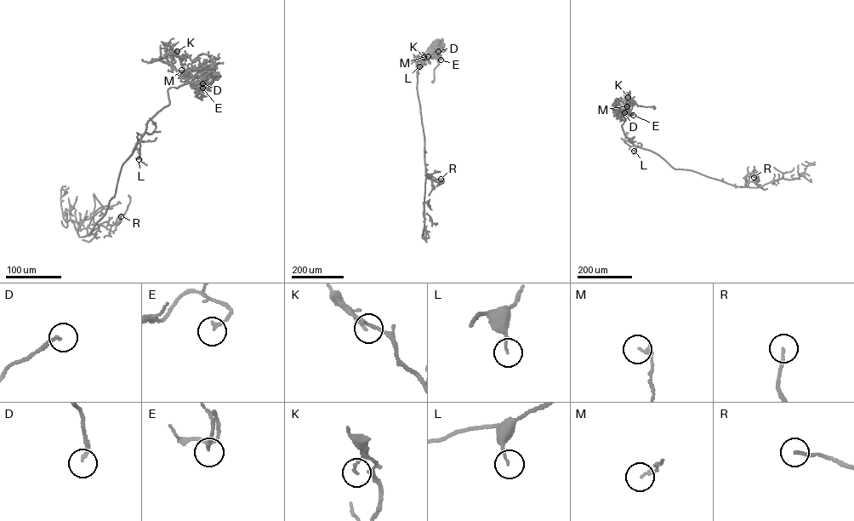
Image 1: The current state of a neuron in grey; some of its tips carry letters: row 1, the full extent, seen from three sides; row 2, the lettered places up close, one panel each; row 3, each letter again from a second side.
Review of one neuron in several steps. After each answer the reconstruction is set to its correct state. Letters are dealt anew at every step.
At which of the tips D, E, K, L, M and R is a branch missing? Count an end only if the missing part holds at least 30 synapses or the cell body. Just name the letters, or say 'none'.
none

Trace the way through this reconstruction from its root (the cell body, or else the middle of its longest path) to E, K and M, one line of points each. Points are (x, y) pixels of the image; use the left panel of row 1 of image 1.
E: (180, 74), (181, 71), (199, 70), (205, 60), (201, 74), (187, 82), (202, 88)
K: (180, 74), (199, 70), (206, 60), (201, 74), (187, 83), (171, 62), (177, 51)
M: (180, 74), (181, 71), (199, 70), (206, 60), (201, 74), (189, 83), (182, 77), (181, 70)

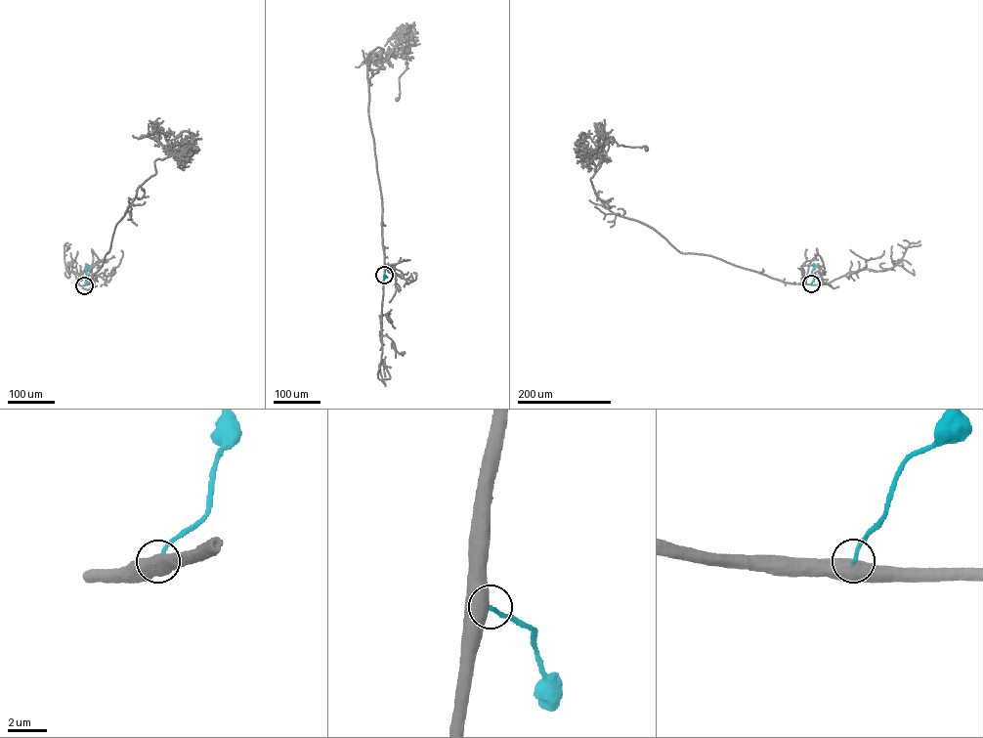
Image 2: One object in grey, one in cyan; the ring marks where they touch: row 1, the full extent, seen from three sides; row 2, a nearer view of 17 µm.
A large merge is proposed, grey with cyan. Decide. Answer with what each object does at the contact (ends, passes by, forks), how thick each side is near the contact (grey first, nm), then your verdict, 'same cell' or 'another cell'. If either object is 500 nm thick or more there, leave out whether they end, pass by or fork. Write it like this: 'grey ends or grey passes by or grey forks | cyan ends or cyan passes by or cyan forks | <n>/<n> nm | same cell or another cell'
750/190 nm | same cell

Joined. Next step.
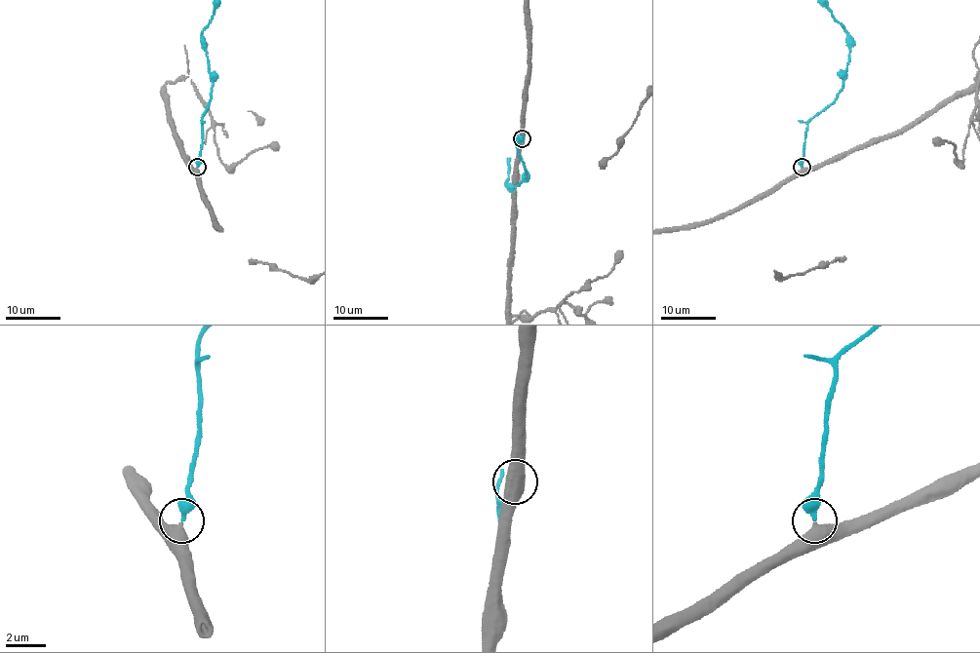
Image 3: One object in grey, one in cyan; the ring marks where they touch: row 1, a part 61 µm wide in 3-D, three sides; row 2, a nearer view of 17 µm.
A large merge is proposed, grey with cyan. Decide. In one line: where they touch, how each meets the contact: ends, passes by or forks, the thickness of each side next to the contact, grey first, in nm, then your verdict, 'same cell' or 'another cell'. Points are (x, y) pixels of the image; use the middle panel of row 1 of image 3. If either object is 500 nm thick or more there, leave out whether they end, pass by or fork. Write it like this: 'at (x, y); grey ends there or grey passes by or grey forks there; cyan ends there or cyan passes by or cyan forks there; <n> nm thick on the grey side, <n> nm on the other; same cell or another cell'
at (522, 138); 650 nm thick on the grey side, 420 nm on the other; same cell

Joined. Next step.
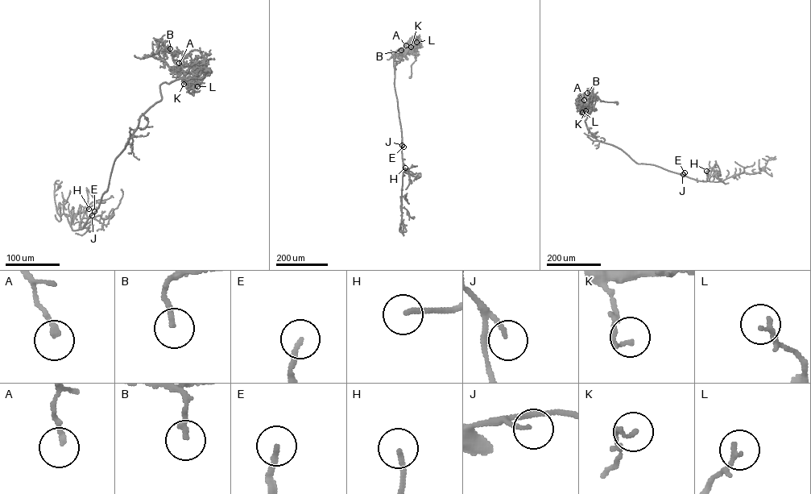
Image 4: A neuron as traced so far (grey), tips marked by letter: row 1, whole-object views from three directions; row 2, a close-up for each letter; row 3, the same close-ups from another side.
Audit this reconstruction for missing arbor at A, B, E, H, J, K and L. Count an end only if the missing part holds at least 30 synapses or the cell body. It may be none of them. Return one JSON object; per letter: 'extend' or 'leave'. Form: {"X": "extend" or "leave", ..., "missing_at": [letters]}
{"A": "leave", "B": "leave", "E": "extend", "H": "extend", "J": "extend", "K": "leave", "L": "leave", "missing_at": ["E", "H", "J"]}

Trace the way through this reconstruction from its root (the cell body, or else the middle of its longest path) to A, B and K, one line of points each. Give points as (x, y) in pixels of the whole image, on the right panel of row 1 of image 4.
A: (617, 103), (602, 101), (593, 96), (590, 105), (584, 108), (581, 101), (581, 98), (584, 100)
B: (617, 103), (602, 101), (593, 96), (586, 108), (592, 101), (592, 95), (587, 93)
K: (617, 103), (602, 101), (593, 96), (585, 110)

